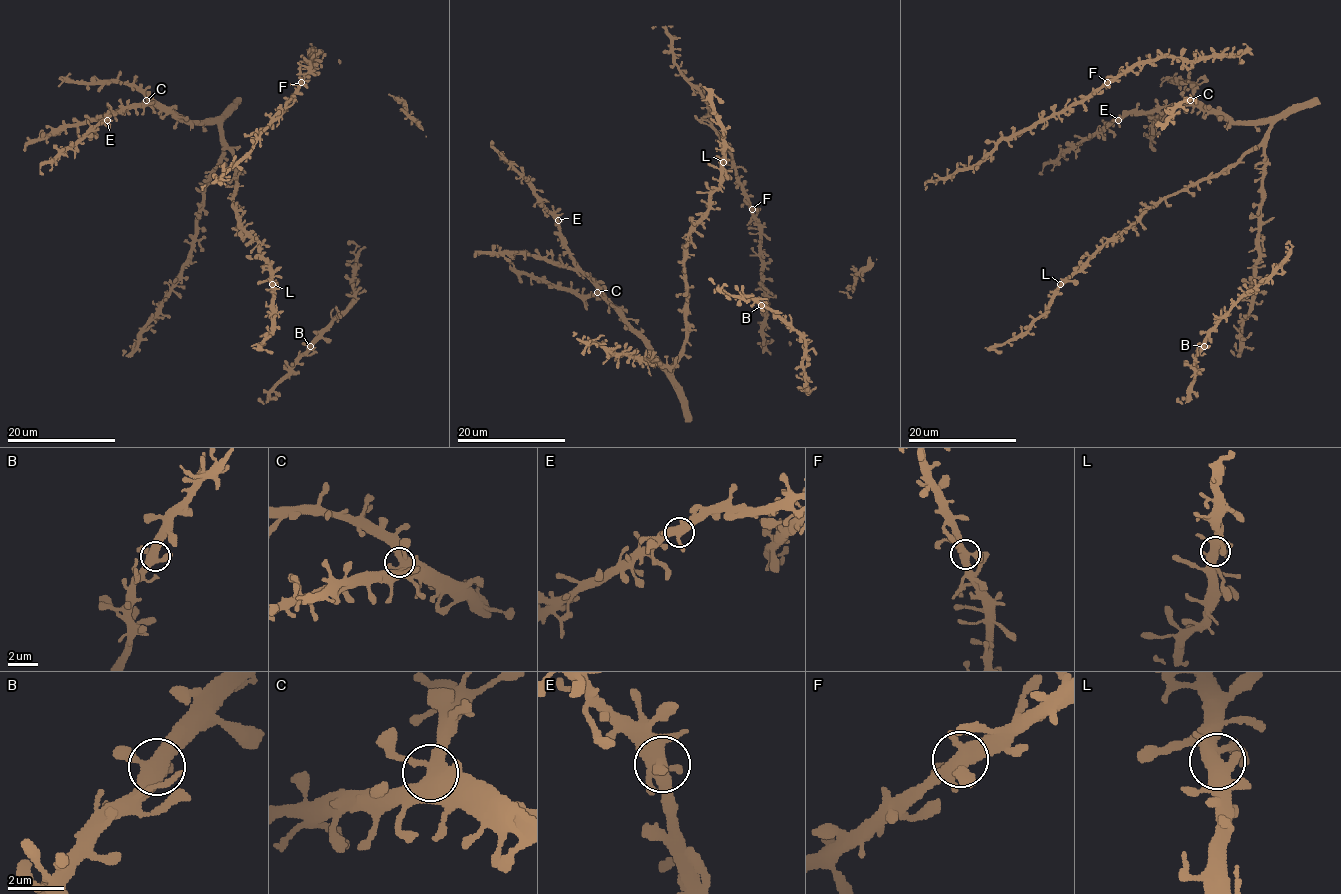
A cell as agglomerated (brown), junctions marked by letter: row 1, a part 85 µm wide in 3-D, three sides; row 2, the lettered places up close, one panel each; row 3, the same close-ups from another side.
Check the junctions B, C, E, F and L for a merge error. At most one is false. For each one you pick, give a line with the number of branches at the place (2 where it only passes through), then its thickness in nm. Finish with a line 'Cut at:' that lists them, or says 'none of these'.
Cut at: none of these

